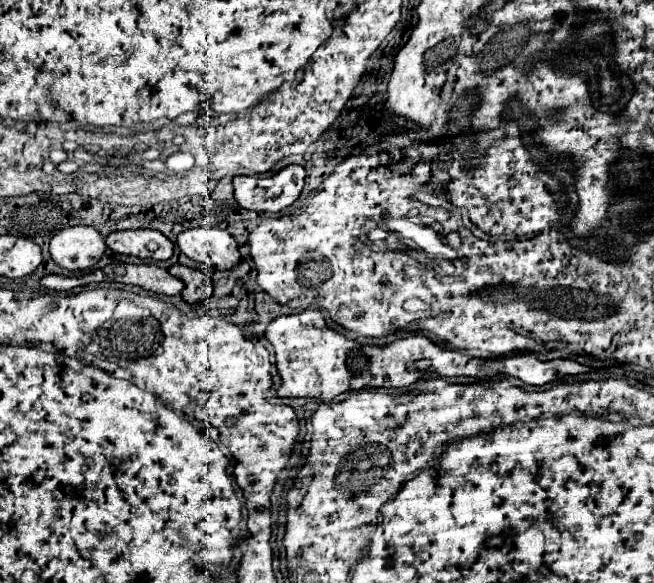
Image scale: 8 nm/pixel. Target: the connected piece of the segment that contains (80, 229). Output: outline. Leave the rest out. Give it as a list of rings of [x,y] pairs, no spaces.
[[[74,225],[58,231],[50,241],[50,257],[64,269],[90,269],[104,255],[104,237],[88,225]]]

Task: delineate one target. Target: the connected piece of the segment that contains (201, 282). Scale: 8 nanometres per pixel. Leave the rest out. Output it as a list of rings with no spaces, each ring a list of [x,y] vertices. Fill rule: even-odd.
[[[172,265],[168,271],[184,283],[182,299],[186,303],[198,303],[198,301],[204,301],[206,297],[213,294],[214,283],[202,271],[190,269],[190,267],[184,267],[184,265]]]

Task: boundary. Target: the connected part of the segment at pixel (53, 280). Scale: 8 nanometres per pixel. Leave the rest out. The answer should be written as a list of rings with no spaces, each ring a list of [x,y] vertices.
[[[46,275],[46,277],[42,277],[40,283],[52,291],[70,291],[70,289],[74,289],[74,285],[86,285],[80,279],[76,283],[74,277],[64,277],[64,275]]]

